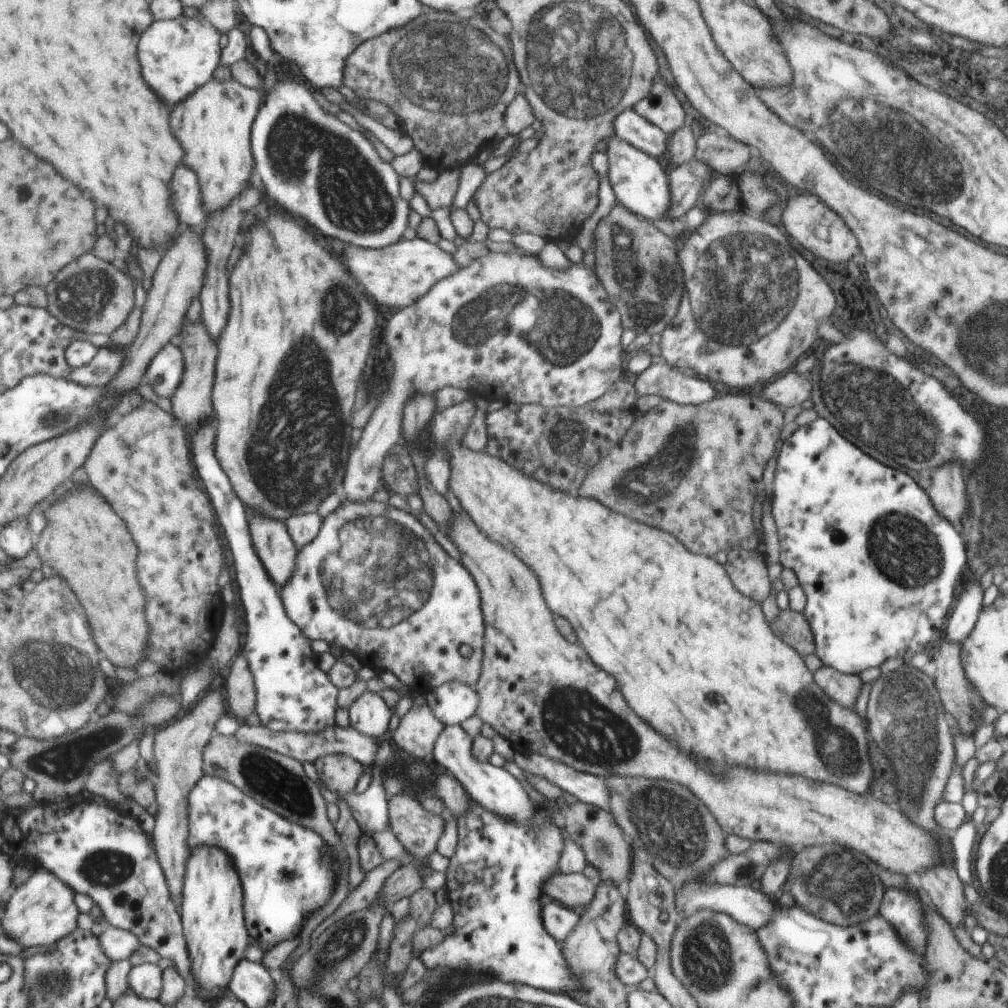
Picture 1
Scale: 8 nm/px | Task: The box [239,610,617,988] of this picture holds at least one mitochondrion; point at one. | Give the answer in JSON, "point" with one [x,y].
{"point":[341,944]}

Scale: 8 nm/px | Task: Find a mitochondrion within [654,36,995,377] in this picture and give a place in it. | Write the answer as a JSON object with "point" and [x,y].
{"point":[929,166]}

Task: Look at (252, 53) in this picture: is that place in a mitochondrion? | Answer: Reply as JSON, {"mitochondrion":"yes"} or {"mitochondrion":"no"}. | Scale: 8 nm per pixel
{"mitochondrion":"no"}

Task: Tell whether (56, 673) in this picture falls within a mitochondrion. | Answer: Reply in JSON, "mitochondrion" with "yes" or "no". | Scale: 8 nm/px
{"mitochondrion":"yes"}

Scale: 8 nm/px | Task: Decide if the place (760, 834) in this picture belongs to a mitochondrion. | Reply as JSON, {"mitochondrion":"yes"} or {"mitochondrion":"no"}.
{"mitochondrion":"no"}

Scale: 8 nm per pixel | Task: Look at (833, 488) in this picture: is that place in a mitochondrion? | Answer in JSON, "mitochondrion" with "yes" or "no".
{"mitochondrion":"no"}

